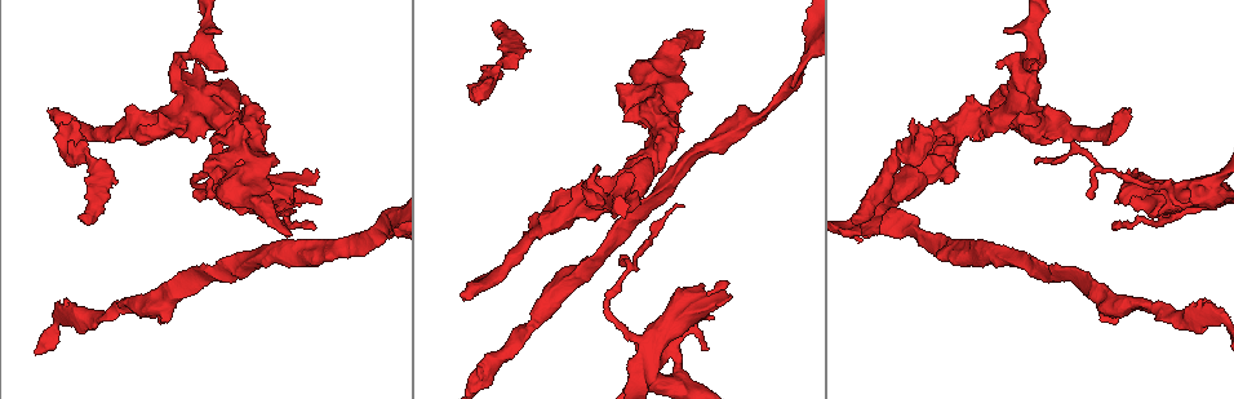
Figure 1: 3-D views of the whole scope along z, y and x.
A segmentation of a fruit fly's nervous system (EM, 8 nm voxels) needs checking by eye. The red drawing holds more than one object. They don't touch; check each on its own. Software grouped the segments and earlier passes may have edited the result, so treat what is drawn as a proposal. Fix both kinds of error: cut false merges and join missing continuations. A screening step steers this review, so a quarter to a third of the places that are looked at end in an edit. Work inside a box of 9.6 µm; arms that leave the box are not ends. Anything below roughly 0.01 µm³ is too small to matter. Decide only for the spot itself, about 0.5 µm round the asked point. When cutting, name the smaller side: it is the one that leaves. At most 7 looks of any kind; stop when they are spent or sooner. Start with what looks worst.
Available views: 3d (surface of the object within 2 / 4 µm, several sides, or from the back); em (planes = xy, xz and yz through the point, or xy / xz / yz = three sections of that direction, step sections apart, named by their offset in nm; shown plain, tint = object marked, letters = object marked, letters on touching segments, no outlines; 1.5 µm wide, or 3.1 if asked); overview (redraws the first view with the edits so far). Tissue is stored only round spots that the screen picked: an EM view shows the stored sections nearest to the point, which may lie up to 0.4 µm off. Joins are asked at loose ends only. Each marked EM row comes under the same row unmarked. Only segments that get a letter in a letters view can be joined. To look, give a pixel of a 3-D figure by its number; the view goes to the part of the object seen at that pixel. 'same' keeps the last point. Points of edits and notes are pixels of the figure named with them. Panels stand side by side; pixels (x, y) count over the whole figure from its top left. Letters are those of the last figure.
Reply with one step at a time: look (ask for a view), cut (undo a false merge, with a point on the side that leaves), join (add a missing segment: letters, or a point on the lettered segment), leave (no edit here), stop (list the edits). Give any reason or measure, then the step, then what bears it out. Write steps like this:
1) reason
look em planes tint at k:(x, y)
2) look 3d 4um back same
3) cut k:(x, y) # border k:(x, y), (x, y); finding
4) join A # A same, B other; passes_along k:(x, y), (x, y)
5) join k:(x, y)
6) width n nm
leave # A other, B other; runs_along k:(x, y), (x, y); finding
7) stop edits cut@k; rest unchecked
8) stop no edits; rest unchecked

branch stops here
look 3d 4um back at 1:(82, 215)

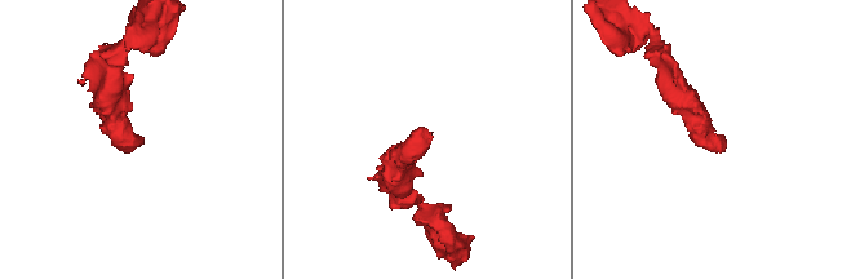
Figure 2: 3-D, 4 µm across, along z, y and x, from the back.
now the EM
look em xz step 4 letters at 2:(723, 136)

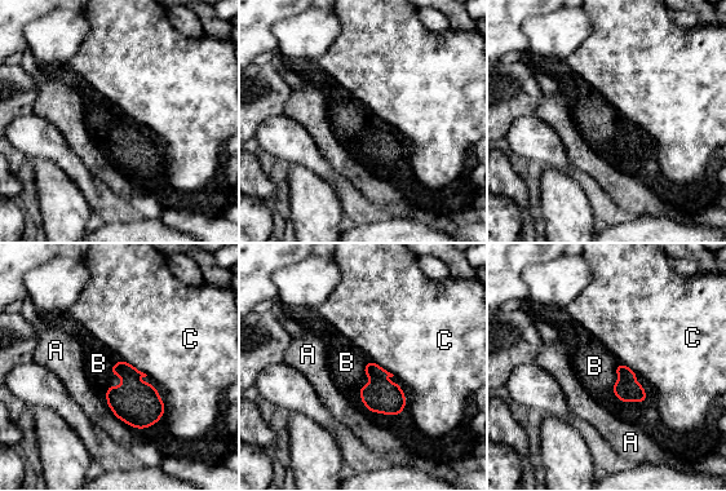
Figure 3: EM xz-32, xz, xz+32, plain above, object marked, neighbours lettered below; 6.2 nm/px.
look em planes letters same

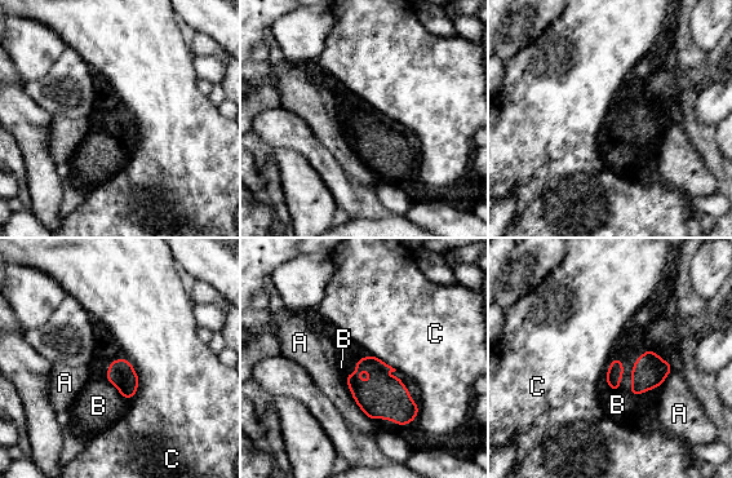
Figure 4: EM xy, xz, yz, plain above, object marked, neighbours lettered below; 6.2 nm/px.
join B # A other, B same, C other; it goes on there

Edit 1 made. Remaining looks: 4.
look overview

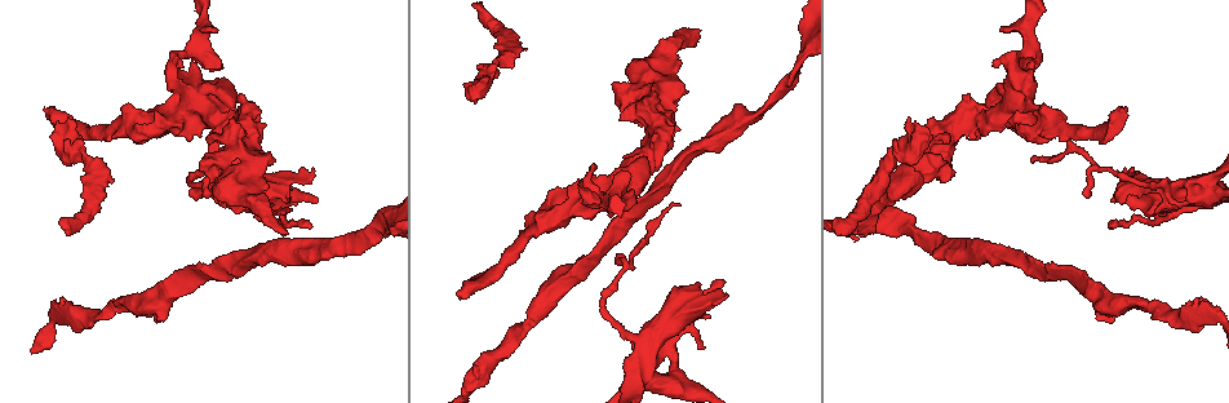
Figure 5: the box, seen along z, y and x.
branch stops here
look 3d 4um at 5:(288, 234)

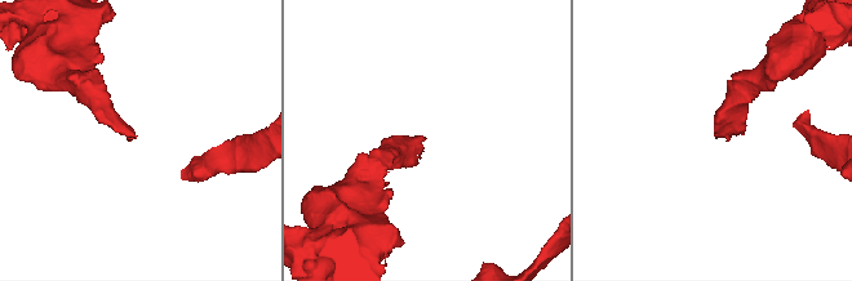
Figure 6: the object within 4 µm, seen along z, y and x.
look em planes letters at 6:(421, 138)

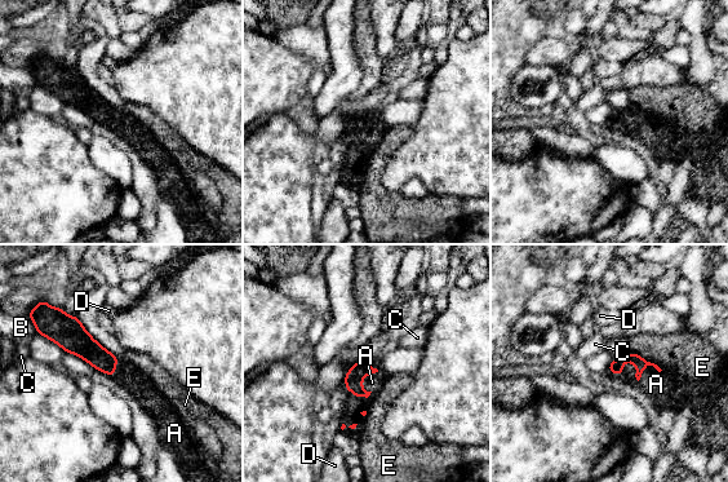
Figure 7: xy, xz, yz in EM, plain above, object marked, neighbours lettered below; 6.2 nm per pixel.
longest_contact A 260 nm
join A # A same, B other, C other, D other, E other; passes_along 7:(616, 366), (639, 379), (656, 384); the neuron continues

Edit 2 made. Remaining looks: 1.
stop edits join@4, join@7; rest unchecked

